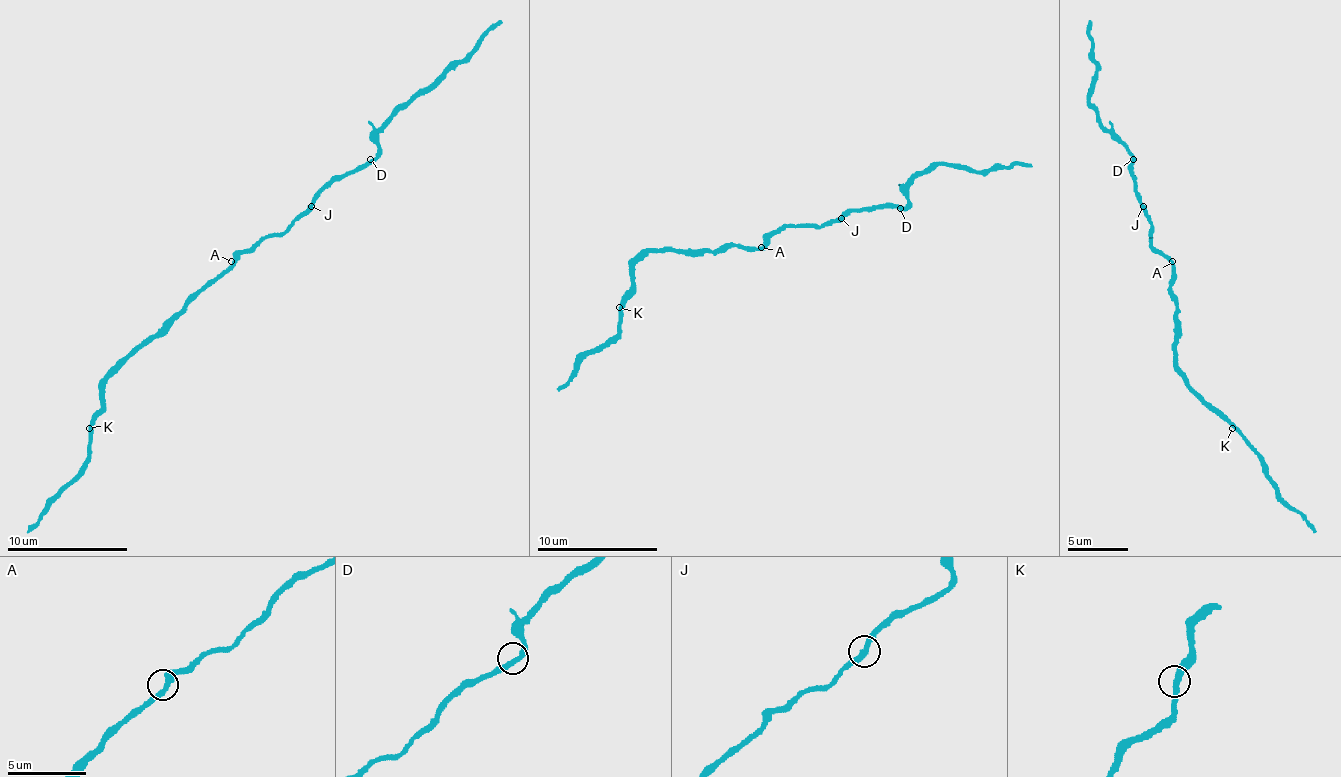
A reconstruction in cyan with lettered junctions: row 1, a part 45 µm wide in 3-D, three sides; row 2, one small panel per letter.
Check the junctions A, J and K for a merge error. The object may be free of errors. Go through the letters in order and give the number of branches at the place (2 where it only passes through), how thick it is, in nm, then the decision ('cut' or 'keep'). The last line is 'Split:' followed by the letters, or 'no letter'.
A: branches 2; calibre 320 nm; keep
J: branches 2; calibre 320 nm; keep
K: branches 2; calibre 320 nm; keep
Split: no letter

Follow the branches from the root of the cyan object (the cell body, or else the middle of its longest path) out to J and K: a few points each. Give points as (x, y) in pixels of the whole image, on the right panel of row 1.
J: (1169, 261), (1151, 243), (1151, 216), (1142, 207)
K: (1169, 261), (1172, 264), (1172, 301), (1175, 304), (1175, 367), (1232, 428)

